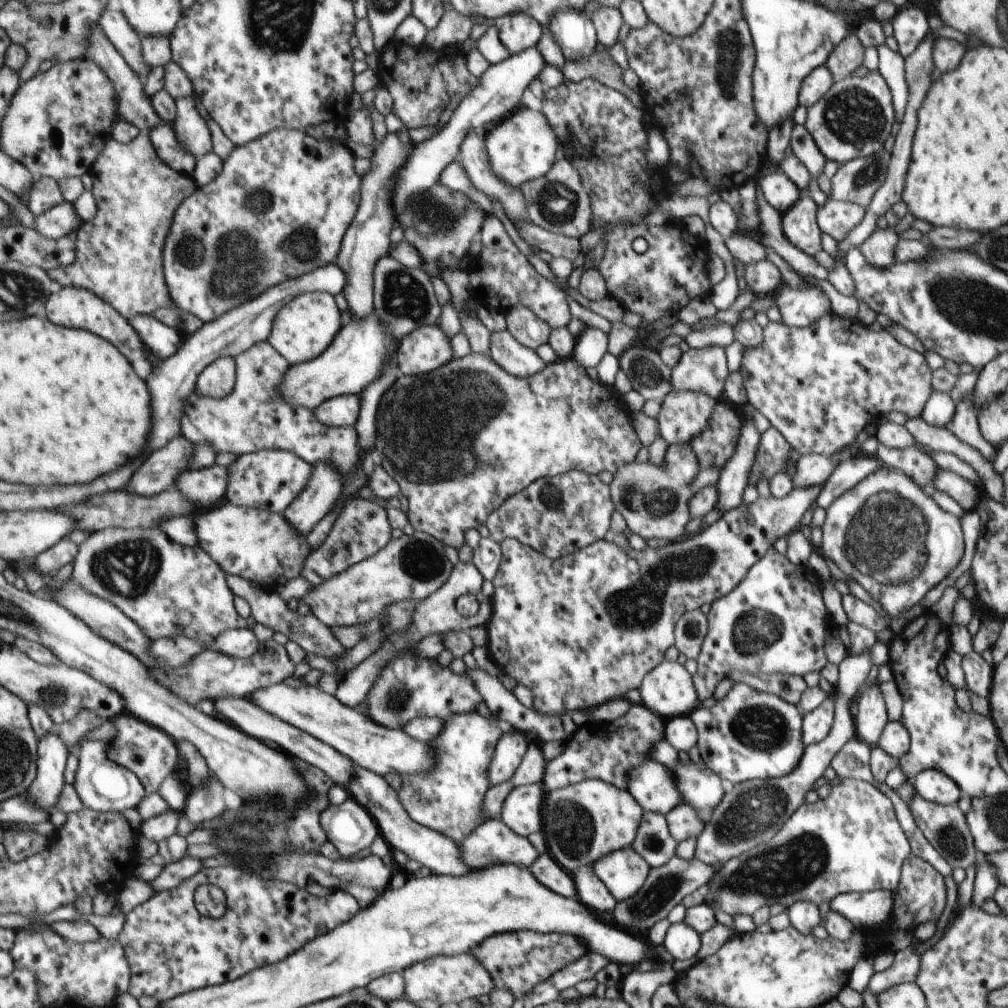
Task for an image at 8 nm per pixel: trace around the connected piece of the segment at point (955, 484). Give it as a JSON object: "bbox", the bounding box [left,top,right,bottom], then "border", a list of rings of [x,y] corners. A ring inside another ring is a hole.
{"bbox":[931,466,979,512],"border":[[[939,466],[931,482],[931,491],[946,493],[946,495],[954,499],[965,512],[973,511],[979,500],[976,486],[962,478],[960,474],[942,470]]]}

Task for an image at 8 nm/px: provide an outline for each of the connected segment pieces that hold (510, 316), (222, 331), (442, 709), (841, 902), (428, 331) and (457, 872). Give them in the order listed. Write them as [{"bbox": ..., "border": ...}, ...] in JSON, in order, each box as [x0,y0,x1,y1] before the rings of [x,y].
[{"bbox":[505,307,551,351],"border":[[[527,307],[505,314],[507,332],[520,344],[536,351],[547,343],[551,329],[545,321],[537,318]]]},{"bbox":[146,264,346,454],"border":[[[338,264],[319,267],[301,278],[291,279],[270,288],[258,299],[228,312],[222,319],[206,324],[197,334],[186,338],[183,348],[175,356],[158,363],[146,379],[154,402],[154,440],[150,440],[150,448],[146,450],[146,454],[168,446],[174,438],[183,435],[183,417],[187,401],[197,392],[200,376],[208,366],[223,357],[236,359],[256,344],[269,341],[279,313],[297,297],[317,291],[336,297],[345,293],[346,282],[346,272]]]},{"bbox":[367,649,484,729],"border":[[[412,649],[395,657],[383,670],[367,695],[367,716],[375,723],[388,729],[400,729],[418,717],[437,717],[446,720],[451,715],[475,710],[484,697],[466,675],[454,674],[442,668],[437,660],[418,658],[416,664]]]},{"bbox":[830,890,893,927],"border":[[[888,890],[842,893],[830,901],[833,912],[844,916],[854,927],[878,927],[891,918],[893,894]]]},{"bbox":[395,324,454,375],"border":[[[440,324],[416,328],[402,338],[395,355],[401,375],[427,375],[448,365],[454,354],[450,338]]]},{"bbox":[347,765,470,877],"border":[[[355,765],[355,776],[347,791],[375,821],[379,835],[385,838],[390,847],[402,851],[408,859],[428,868],[434,875],[460,877],[469,874],[470,868],[464,863],[458,844],[409,818],[397,798],[397,791],[388,785],[384,777]]]}]

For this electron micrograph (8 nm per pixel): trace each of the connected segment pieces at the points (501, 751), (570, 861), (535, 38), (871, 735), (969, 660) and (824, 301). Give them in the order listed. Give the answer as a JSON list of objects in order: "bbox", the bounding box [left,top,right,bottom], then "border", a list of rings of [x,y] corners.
[{"bbox":[489,729,528,785],"border":[[[508,729],[497,744],[496,755],[489,768],[489,780],[492,785],[508,781],[518,769],[522,758],[528,751],[524,734]]]},{"bbox":[540,779,644,875],"border":[[[584,779],[544,794],[540,832],[544,836],[548,854],[572,875],[578,868],[591,867],[599,859],[631,846],[644,812],[626,789],[599,779]]]},{"bbox":[496,13,542,55],"border":[[[515,13],[496,19],[499,40],[514,55],[536,47],[542,36],[542,26],[528,13]]]},{"bbox":[856,682,890,747],"border":[[[880,682],[862,690],[858,701],[856,714],[856,738],[868,747],[877,747],[881,736],[890,722],[884,698],[879,690]]]},{"bbox":[962,651,993,699],"border":[[[973,651],[963,657],[962,669],[965,675],[963,684],[969,692],[988,699],[993,682],[993,666]]]},{"bbox":[775,284,832,328],"border":[[[783,284],[778,290],[775,305],[780,309],[783,324],[797,328],[817,323],[832,310],[827,294],[814,285],[794,289]]]}]

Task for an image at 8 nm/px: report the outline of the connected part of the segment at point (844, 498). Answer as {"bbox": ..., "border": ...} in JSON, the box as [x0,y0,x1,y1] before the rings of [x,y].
{"bbox":[821,466,964,616],"border":[[[882,466],[877,472],[870,474],[867,478],[864,478],[859,484],[856,484],[853,488],[850,488],[847,492],[844,492],[839,498],[836,498],[826,509],[826,520],[821,527],[821,544],[822,554],[826,558],[830,558],[834,564],[844,574],[848,575],[850,579],[858,582],[864,590],[866,590],[870,597],[890,616],[898,616],[903,611],[908,611],[913,606],[919,604],[923,597],[930,591],[930,588],[935,588],[947,578],[957,567],[958,562],[962,560],[964,556],[964,540],[962,540],[962,524],[958,522],[956,516],[944,512],[932,498],[930,493],[922,489],[912,480],[912,478],[905,476],[904,473],[897,469],[890,469],[889,467]]]}

